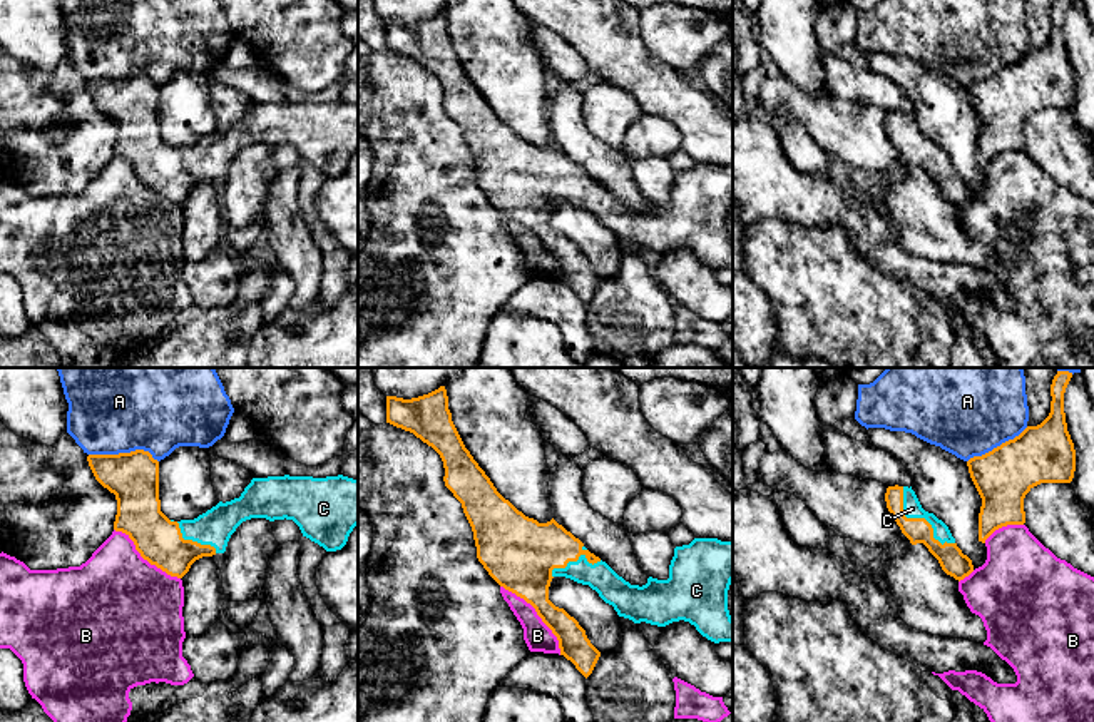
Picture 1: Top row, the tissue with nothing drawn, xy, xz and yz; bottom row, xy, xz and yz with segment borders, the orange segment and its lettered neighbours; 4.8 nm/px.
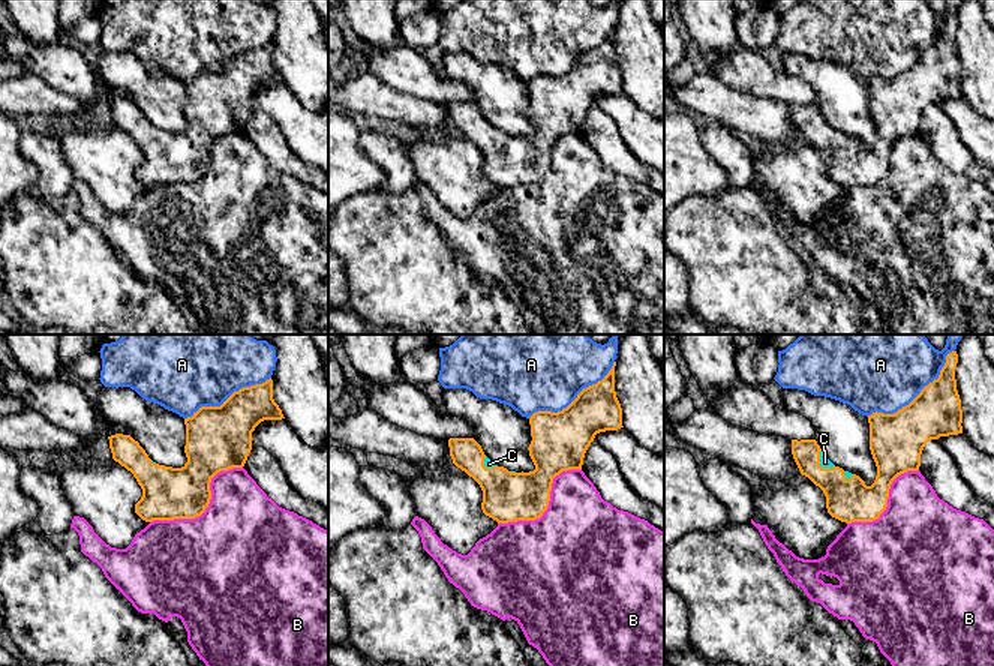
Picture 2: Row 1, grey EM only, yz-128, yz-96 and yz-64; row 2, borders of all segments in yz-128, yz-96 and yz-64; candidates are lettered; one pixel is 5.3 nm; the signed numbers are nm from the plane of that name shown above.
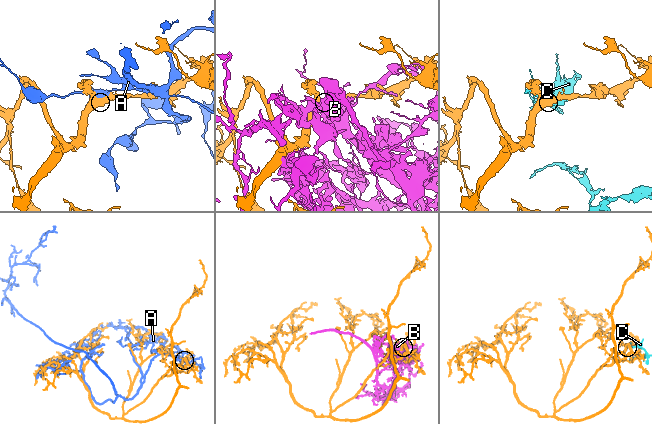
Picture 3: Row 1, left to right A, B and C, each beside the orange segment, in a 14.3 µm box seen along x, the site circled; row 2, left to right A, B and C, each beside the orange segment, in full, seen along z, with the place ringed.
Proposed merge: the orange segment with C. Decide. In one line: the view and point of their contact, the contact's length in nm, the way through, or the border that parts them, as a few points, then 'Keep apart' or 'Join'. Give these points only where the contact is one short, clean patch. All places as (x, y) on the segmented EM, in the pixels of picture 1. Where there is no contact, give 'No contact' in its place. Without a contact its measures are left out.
Touches orange at yz (920, 518). Shared border 380 nm. Join

